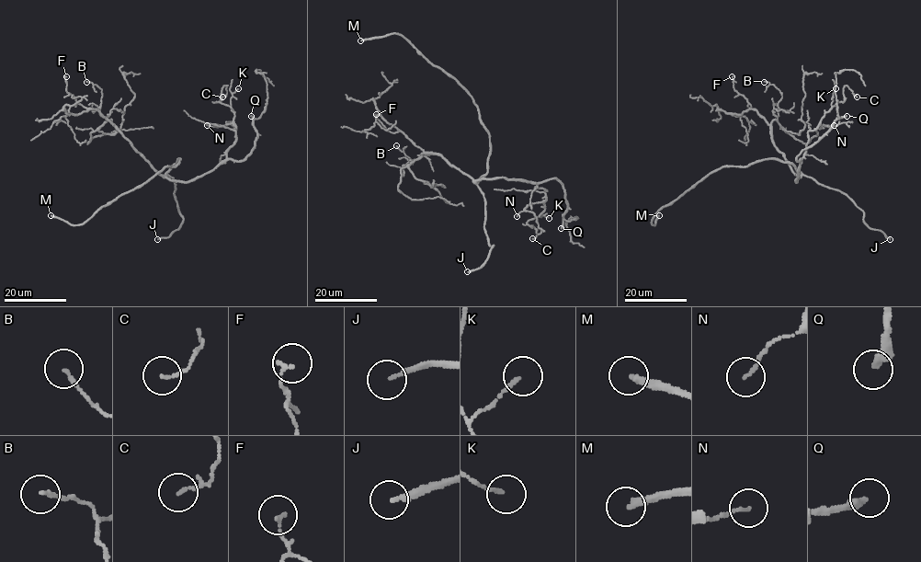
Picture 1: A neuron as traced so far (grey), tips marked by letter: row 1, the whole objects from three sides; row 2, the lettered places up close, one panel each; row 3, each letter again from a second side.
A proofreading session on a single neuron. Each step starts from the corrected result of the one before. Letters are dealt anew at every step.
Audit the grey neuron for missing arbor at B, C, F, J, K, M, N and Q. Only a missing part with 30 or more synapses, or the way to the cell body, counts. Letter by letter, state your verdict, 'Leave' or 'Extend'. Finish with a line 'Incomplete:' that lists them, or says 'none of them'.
B: Leave
C: Leave
F: Leave
J: Extend
K: Leave
M: Extend
N: Leave
Q: Extend
Incomplete: J, M, Q

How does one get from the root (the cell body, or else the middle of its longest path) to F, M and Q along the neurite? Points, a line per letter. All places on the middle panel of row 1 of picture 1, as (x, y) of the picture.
F: (476, 181), (443, 156), (426, 154), (400, 131), (390, 131), (376, 114)
M: (476, 181), (486, 172), (490, 137), (471, 96), (454, 78), (431, 64), (400, 34), (390, 33), (360, 40)
Q: (476, 181), (505, 177), (539, 183), (555, 178), (563, 187), (567, 204), (561, 228)

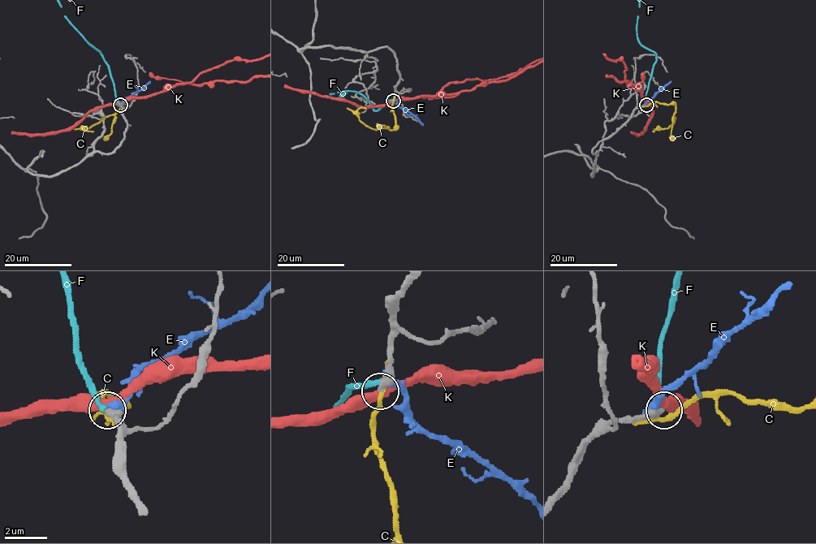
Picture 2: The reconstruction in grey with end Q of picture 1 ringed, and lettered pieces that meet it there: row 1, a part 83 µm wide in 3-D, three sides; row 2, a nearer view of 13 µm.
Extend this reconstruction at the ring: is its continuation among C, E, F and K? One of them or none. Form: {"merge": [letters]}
{"merge": []}

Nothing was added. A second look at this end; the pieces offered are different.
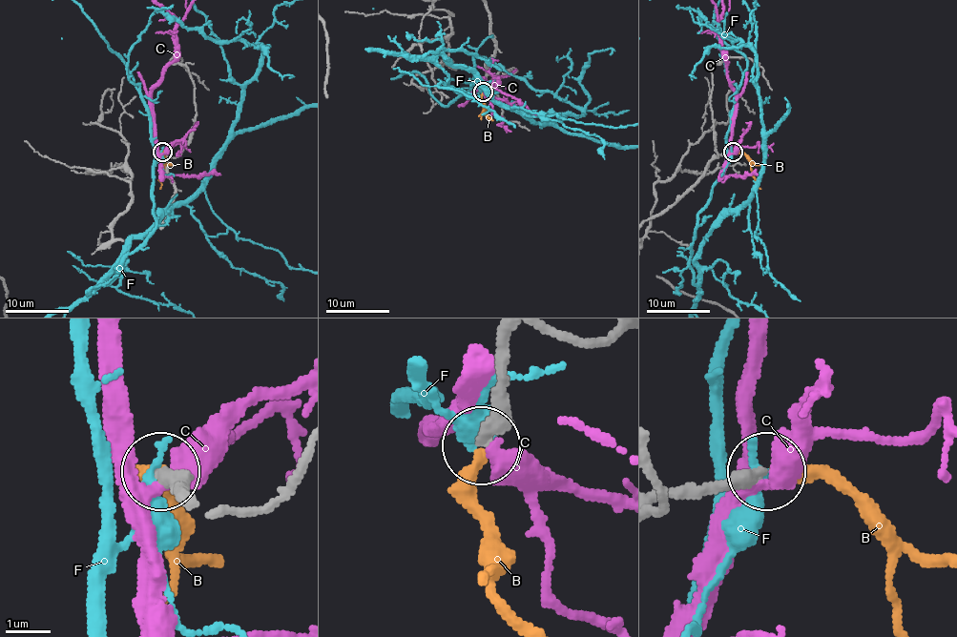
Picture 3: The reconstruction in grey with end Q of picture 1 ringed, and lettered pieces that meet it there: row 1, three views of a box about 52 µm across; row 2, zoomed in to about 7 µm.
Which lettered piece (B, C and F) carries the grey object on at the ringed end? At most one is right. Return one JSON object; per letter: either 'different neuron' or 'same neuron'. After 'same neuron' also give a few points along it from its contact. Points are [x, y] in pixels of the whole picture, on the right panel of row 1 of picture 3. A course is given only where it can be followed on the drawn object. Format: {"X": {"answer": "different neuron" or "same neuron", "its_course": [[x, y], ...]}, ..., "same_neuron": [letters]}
{"B": {"answer": "same neuron"}, "C": {"answer": "different neuron"}, "F": {"answer": "different neuron"}, "same_neuron": ["B"]}

